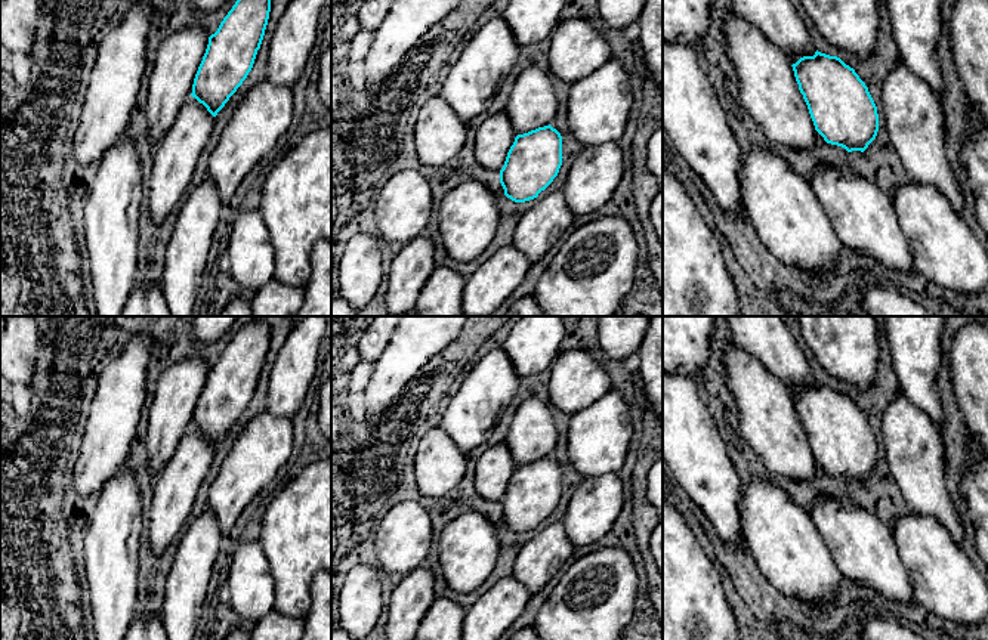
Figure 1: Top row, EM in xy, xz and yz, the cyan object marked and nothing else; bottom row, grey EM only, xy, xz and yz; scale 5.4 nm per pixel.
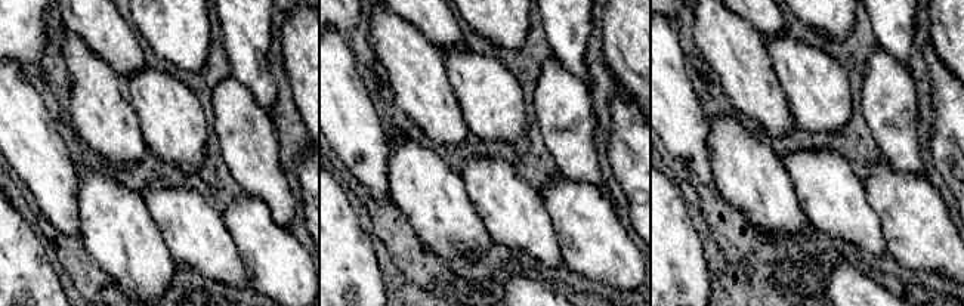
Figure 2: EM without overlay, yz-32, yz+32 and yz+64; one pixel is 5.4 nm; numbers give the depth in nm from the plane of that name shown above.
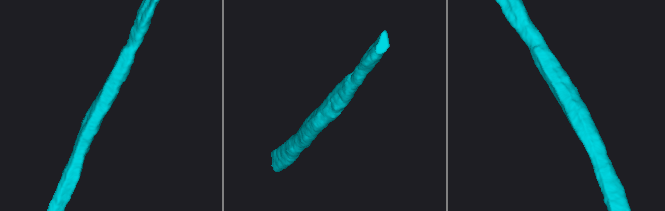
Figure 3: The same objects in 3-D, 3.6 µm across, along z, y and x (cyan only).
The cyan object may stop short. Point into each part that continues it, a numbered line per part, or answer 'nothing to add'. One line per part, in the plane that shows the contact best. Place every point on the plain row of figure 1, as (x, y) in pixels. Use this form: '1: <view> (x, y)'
nothing to add

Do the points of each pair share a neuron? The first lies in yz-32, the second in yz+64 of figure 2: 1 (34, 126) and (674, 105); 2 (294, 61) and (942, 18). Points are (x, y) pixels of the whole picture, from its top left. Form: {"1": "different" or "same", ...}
{"1": "same", "2": "same"}

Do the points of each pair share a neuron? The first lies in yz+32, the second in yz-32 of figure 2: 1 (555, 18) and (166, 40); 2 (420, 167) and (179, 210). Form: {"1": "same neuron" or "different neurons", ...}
{"1": "different neurons", "2": "different neurons"}

